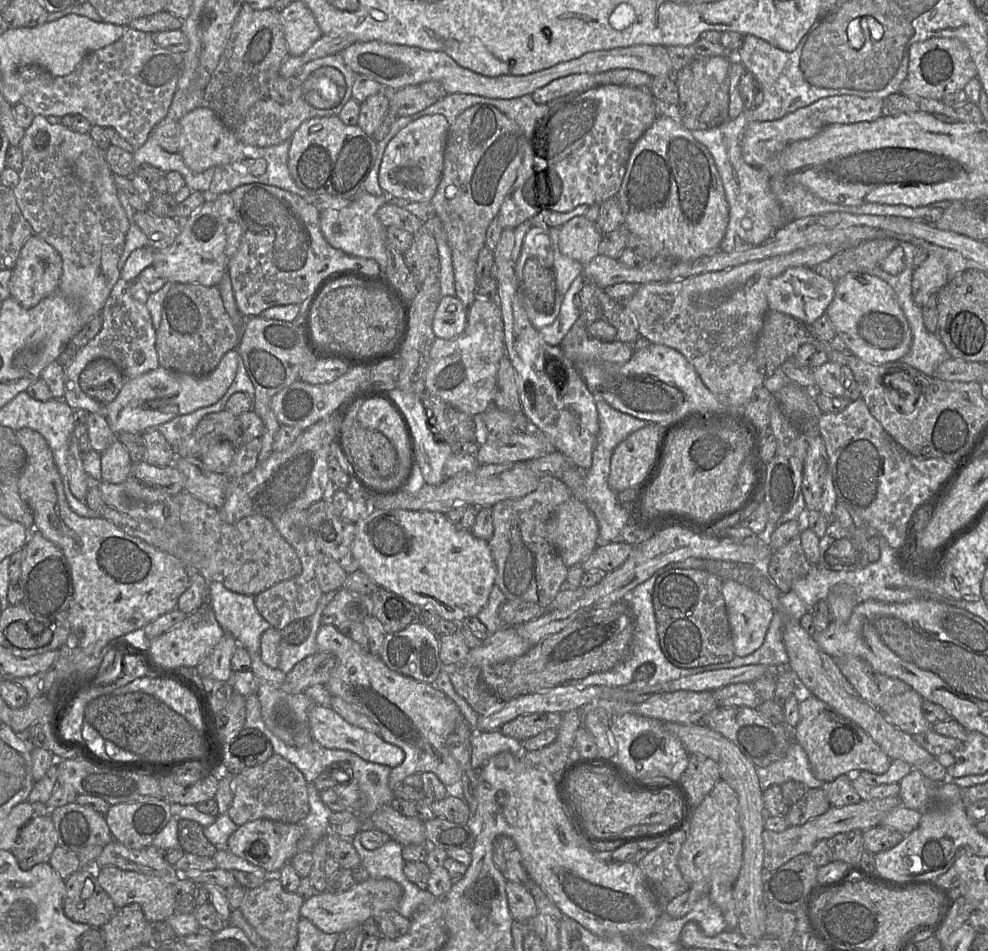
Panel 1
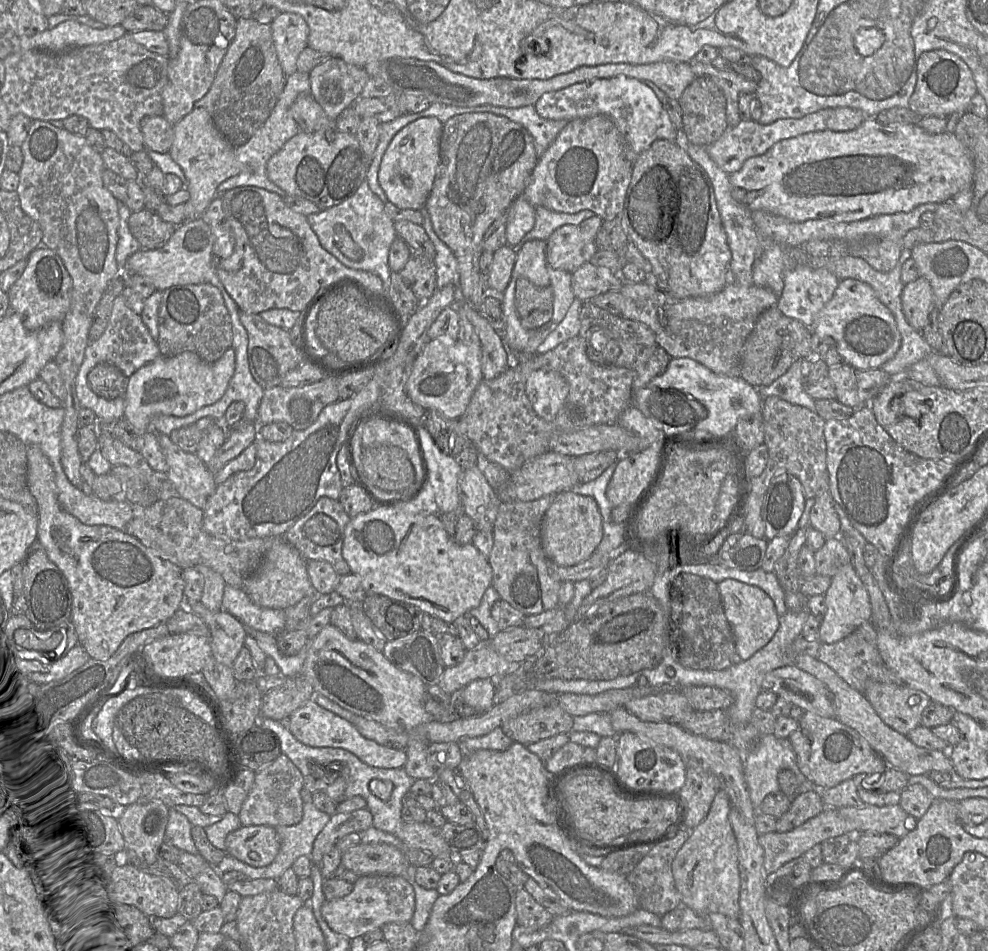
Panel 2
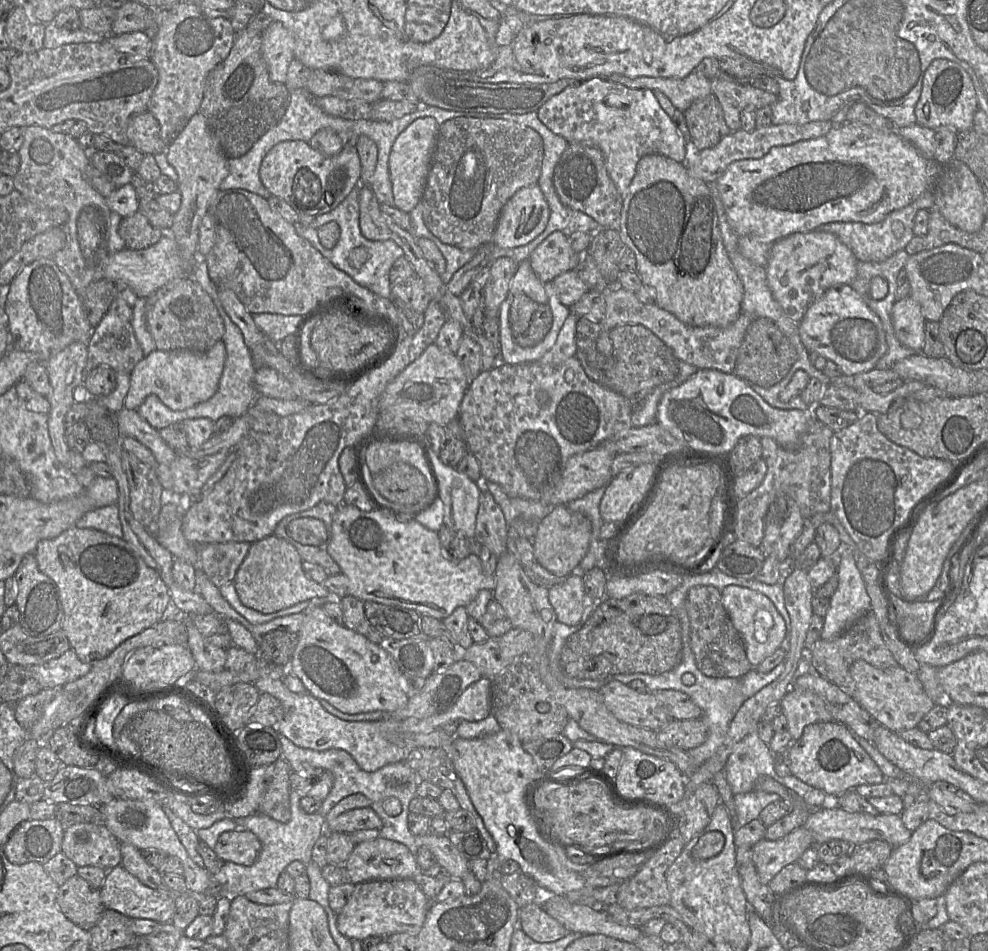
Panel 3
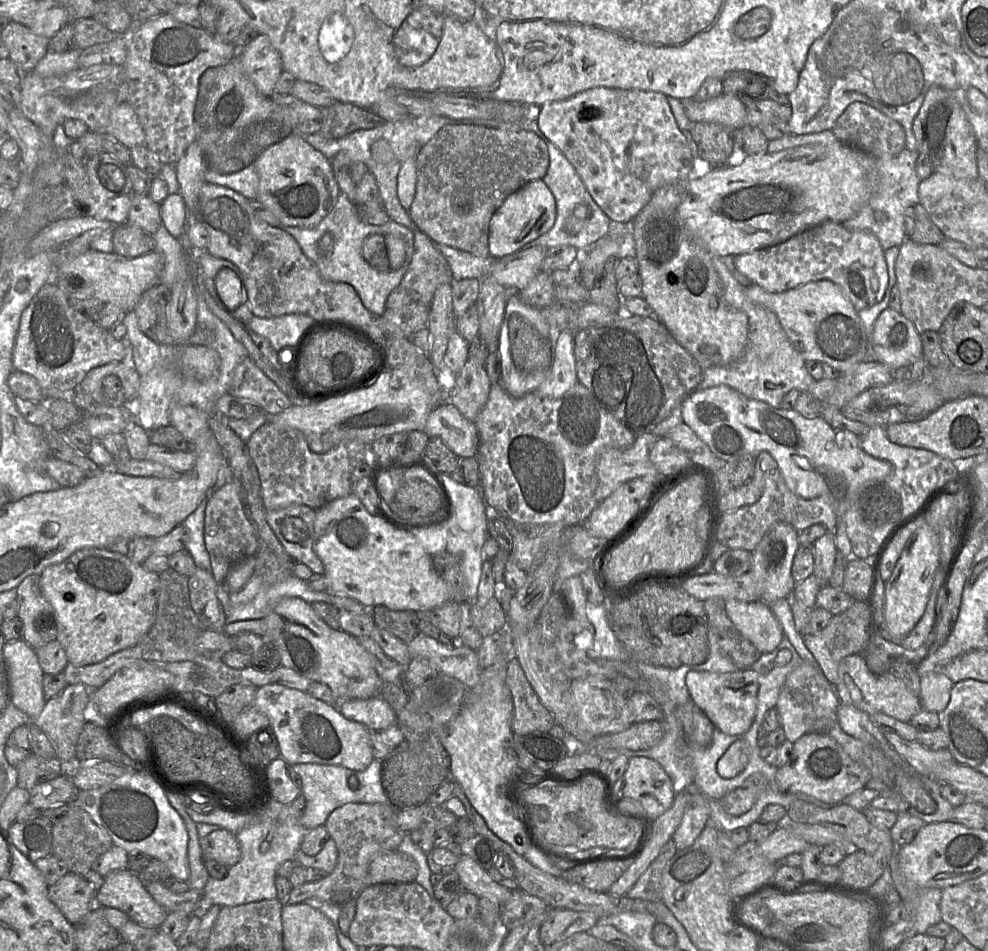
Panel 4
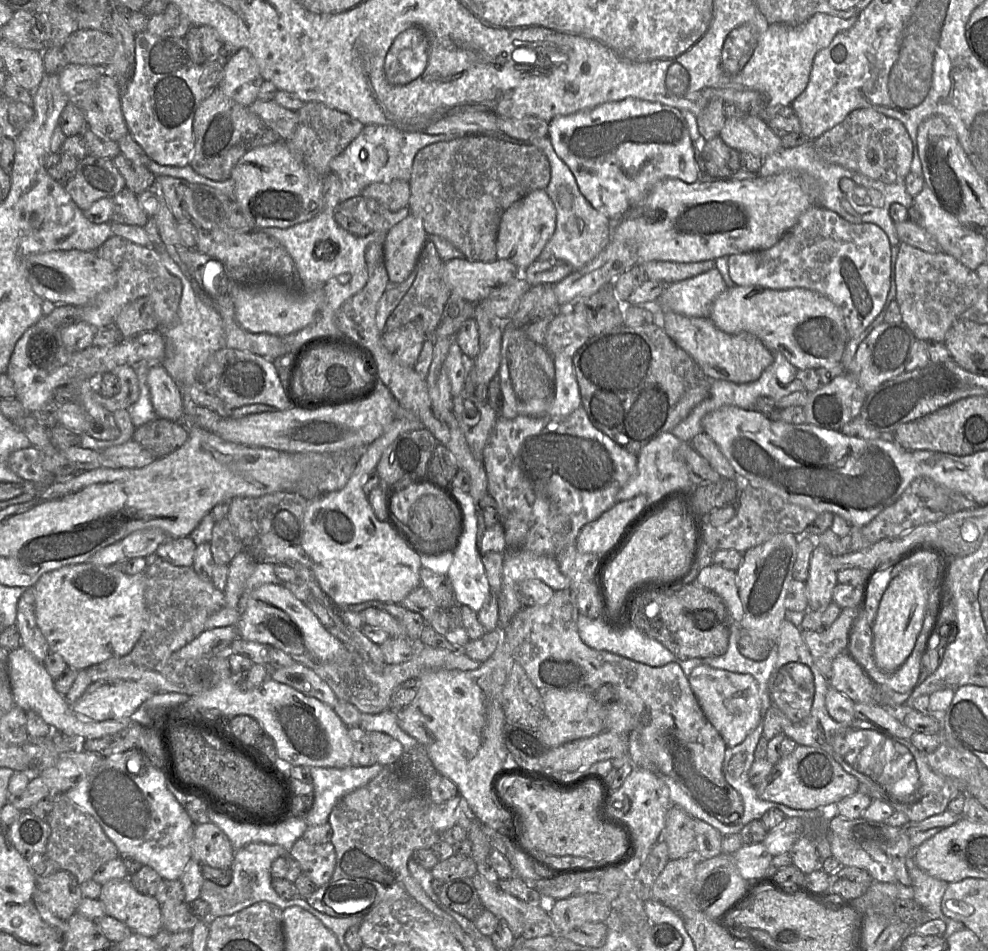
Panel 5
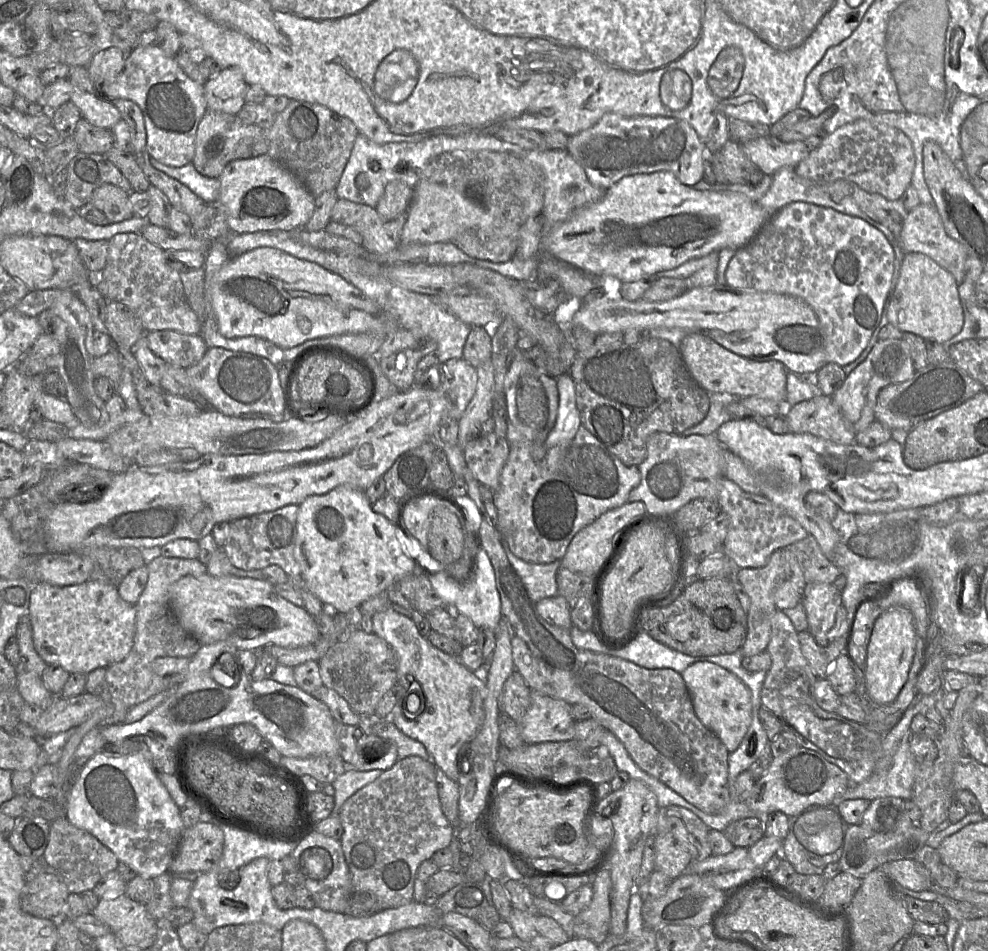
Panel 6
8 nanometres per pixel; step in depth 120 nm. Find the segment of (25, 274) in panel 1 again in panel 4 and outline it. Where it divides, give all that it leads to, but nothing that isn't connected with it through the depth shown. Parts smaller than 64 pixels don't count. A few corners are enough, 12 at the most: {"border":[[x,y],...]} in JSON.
{"border":[[48,282],[23,310],[15,370],[47,400],[130,354]]}

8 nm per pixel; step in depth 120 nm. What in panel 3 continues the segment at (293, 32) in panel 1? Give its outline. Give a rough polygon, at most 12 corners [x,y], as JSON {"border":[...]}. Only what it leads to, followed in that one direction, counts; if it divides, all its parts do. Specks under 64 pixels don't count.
{"border":[[282,23],[263,32],[262,54],[271,80],[285,84],[295,40]]}

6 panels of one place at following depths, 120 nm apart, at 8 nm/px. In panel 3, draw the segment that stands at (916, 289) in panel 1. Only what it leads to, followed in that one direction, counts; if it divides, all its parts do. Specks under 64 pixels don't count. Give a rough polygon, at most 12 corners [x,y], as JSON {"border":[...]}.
{"border":[[910,296],[894,303],[898,341],[921,353],[926,322]]}

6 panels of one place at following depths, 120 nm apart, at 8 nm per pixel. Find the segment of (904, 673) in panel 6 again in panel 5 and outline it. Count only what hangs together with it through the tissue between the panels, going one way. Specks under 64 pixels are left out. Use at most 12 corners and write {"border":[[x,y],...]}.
{"border":[[924,568],[893,578],[873,624],[878,667],[910,656],[927,605]]}

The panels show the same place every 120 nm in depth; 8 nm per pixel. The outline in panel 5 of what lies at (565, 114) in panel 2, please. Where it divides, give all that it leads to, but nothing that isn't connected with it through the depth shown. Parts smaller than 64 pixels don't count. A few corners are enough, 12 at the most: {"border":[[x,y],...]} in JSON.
{"border":[[626,98],[548,138],[613,223],[657,183],[699,180],[681,111]]}

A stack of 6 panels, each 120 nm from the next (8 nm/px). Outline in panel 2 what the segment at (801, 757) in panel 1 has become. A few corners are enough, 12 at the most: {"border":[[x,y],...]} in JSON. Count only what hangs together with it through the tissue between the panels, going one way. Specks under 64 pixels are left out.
{"border":[[759,738],[743,757],[750,799],[757,812],[780,792],[778,773],[790,770],[798,794],[824,789],[797,765],[789,738]]}

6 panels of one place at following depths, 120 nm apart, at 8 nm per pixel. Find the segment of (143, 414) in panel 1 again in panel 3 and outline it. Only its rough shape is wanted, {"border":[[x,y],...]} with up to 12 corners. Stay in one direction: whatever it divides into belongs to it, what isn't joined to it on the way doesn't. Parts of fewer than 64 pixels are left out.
{"border":[[226,348],[155,350],[130,374],[124,408],[156,395],[173,411],[218,390]]}

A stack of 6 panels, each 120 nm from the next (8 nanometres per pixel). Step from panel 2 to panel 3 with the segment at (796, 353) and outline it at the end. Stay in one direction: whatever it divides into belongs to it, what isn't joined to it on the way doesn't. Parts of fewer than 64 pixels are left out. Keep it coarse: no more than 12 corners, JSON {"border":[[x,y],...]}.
{"border":[[755,318],[734,374],[769,388],[797,353],[777,325]]}

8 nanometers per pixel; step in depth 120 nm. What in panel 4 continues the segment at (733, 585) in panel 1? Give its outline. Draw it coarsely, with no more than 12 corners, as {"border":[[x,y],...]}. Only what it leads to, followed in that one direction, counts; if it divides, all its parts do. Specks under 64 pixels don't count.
{"border":[[723,601],[743,637],[766,654],[784,633],[762,601]]}

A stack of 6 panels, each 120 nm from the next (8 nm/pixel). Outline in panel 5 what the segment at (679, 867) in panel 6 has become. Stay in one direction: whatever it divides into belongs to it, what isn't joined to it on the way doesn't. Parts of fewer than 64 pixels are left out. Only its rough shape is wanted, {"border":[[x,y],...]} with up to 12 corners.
{"border":[[678,806],[662,837],[670,860],[695,849],[694,818]]}

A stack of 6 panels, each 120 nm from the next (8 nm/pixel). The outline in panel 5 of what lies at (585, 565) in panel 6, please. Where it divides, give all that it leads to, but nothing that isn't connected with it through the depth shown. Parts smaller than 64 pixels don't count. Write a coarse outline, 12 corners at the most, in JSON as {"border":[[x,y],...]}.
{"border":[[645,495],[616,501],[581,529],[580,553],[612,548],[626,523],[646,503]]}

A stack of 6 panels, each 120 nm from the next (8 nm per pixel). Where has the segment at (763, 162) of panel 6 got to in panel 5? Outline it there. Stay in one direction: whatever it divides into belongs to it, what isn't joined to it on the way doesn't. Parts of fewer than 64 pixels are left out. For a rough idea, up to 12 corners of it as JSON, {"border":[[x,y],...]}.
{"border":[[756,115],[726,118],[719,136],[764,158],[784,148]]}

